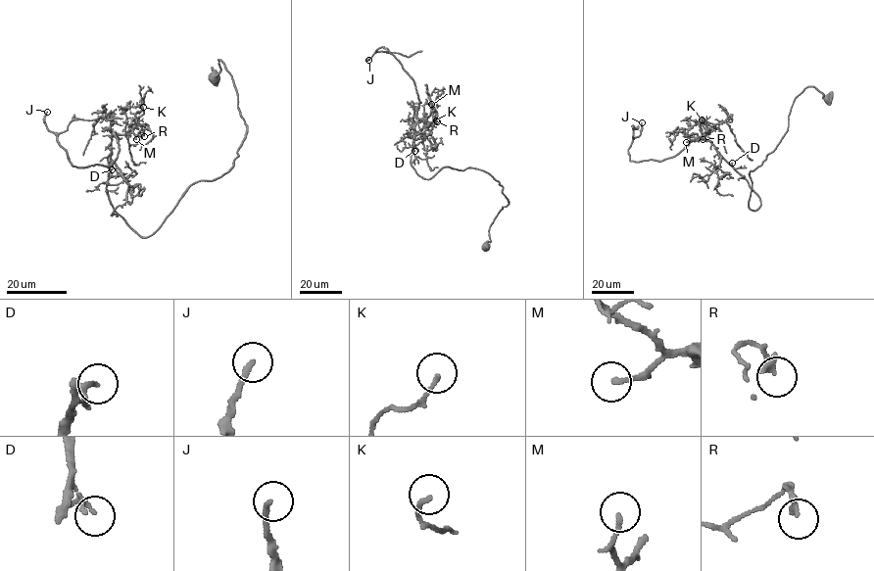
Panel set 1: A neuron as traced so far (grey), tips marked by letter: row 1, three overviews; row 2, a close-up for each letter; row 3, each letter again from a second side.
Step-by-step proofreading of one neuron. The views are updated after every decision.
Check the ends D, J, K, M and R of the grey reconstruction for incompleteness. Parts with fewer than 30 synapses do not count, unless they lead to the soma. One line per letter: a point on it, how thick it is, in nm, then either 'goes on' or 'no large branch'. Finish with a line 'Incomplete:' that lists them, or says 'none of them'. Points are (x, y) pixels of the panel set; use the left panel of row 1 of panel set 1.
D: at (112, 169); 140 nm thick; no large branch
J: at (47, 112); 200 nm thick; goes on
K: at (143, 107); 160 nm thick; no large branch
M: at (136, 139); 190 nm thick; goes on
R: at (144, 136); 240 nm thick; no large branch
Incomplete: J, M

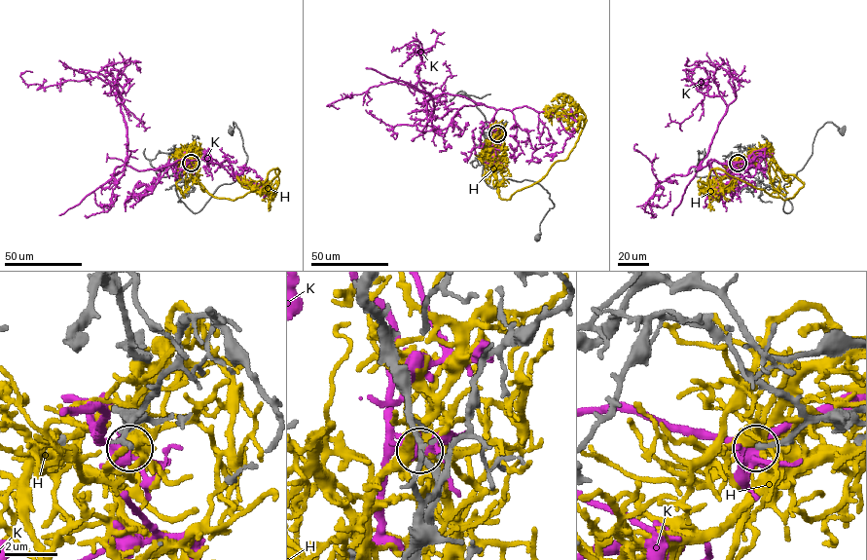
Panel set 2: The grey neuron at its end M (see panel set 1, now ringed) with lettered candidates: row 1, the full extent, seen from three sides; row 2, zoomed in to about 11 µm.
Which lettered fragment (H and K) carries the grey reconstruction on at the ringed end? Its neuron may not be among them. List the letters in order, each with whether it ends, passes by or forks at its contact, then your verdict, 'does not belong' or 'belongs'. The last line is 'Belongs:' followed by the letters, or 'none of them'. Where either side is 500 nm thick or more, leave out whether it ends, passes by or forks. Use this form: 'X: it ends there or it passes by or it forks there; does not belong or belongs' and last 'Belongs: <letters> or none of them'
H: it forks there; does not belong
K: it forks there; does not belong
Belongs: none of them

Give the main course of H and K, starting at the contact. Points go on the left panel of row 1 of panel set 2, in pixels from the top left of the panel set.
H: (191, 163), (185, 153), (195, 183), (231, 200), (265, 187), (278, 170), (253, 191), (240, 181), (245, 178)
K: (191, 163), (132, 168), (116, 89), (97, 77), (26, 84), (19, 76), (32, 72)

